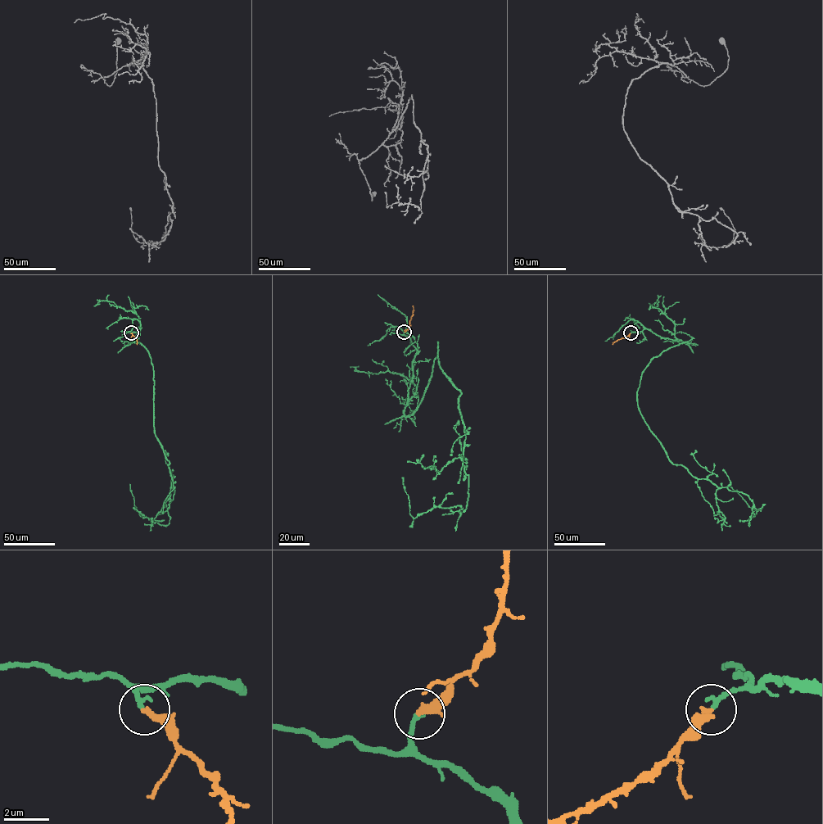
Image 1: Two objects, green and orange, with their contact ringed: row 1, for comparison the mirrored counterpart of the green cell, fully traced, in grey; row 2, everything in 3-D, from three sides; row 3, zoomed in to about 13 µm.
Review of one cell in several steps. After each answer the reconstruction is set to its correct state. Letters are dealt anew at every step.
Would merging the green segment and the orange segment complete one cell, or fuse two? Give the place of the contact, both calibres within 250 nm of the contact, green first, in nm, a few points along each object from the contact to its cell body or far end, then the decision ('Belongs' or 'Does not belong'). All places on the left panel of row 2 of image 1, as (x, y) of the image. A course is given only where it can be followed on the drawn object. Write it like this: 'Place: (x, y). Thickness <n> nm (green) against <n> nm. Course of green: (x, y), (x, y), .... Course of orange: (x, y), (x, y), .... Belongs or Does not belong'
Place: (131, 332). Thickness 220 nm (green) against 360 nm. Course of green: (131, 332), (140, 328), (131, 343), (153, 367), (154, 432), (174, 489), (168, 525), (135, 509), (129, 484). Course of orange: (131, 332), (137, 344). Belongs

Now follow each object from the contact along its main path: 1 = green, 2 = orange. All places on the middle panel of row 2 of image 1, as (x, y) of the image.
1: (404, 332), (418, 352), (404, 414), (438, 341), (459, 391), (466, 508), (413, 518), (402, 477)
2: (404, 332), (409, 325), (413, 305)

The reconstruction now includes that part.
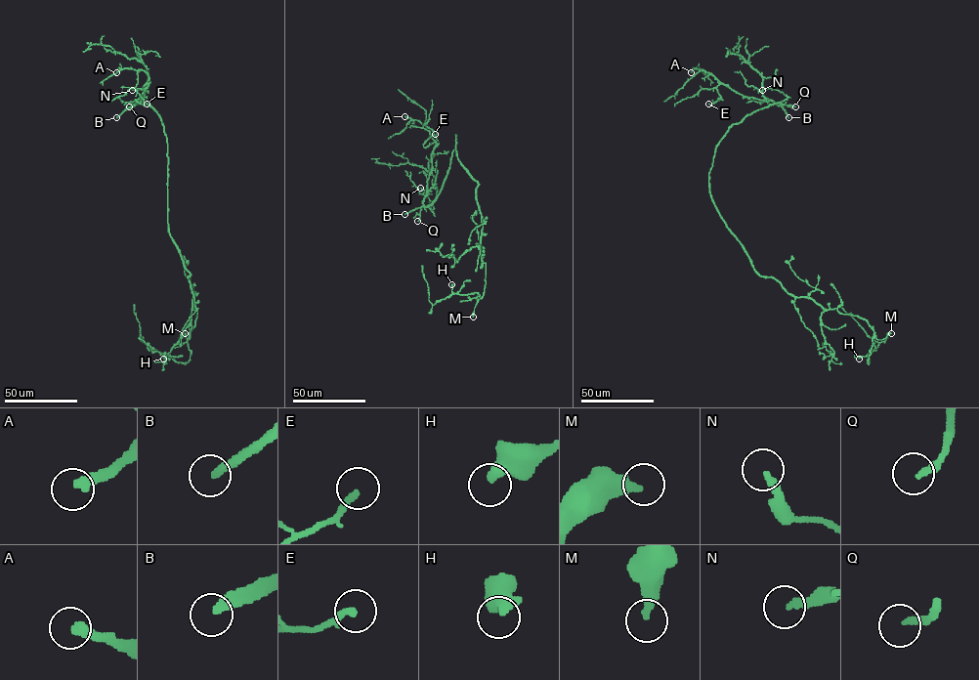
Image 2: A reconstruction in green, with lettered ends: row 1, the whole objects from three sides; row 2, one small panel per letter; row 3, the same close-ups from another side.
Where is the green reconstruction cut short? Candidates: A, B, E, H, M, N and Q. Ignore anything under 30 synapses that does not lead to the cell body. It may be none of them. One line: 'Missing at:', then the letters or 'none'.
Missing at: A, B, Q

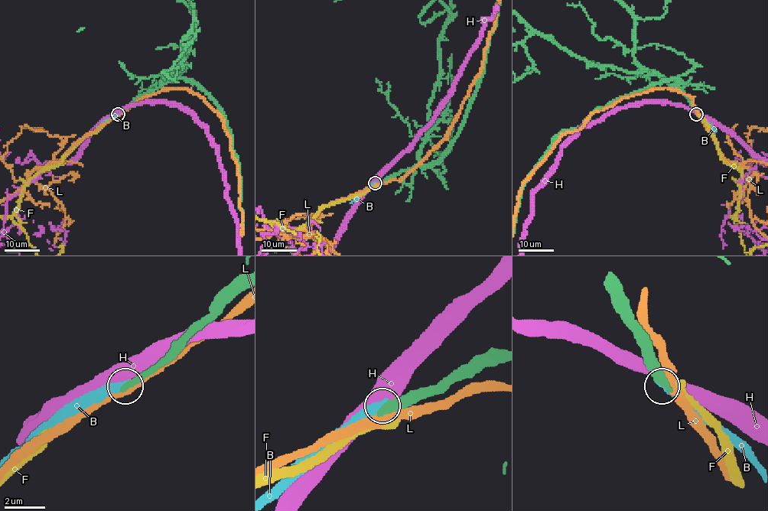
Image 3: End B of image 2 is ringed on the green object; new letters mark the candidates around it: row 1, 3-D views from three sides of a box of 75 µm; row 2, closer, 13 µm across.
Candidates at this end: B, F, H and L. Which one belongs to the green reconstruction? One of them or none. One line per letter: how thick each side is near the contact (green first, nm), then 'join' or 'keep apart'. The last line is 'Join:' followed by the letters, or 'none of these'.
B: 360 nm thick on the green side, 380 nm on the other; join
F: 360 nm thick on the green side, 550 nm on the other; keep apart
H: 460 nm thick on the green side, 550 nm on the other; keep apart
L: 480 nm thick on the green side, 360 nm on the other; keep apart
Join: B

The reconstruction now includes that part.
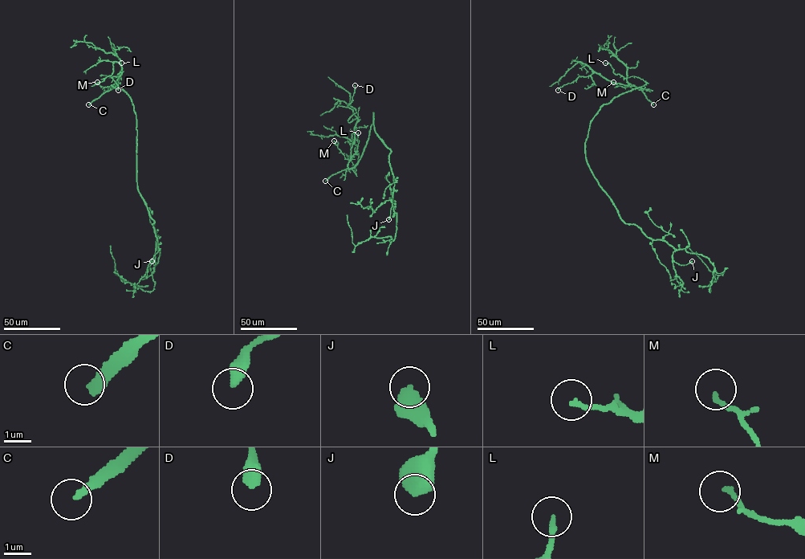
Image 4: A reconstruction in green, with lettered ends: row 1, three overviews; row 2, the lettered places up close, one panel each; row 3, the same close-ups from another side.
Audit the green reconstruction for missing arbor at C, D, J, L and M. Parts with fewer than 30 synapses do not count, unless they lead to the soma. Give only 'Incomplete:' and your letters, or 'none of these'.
Incomplete: C

